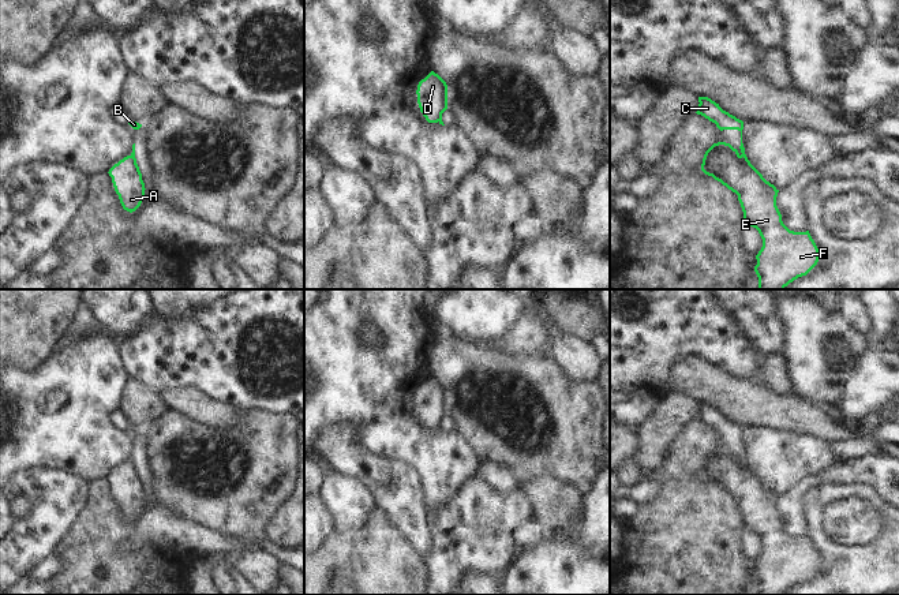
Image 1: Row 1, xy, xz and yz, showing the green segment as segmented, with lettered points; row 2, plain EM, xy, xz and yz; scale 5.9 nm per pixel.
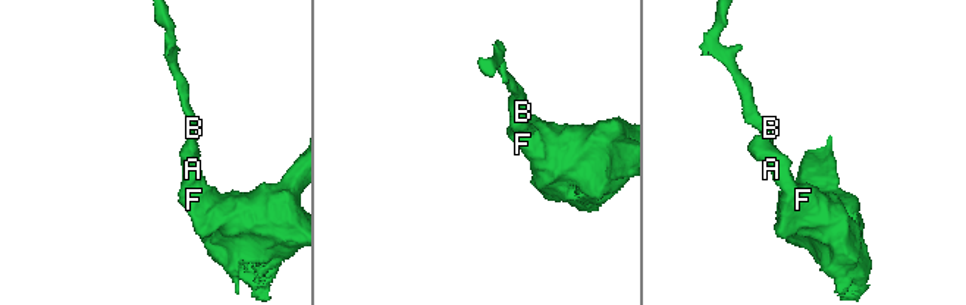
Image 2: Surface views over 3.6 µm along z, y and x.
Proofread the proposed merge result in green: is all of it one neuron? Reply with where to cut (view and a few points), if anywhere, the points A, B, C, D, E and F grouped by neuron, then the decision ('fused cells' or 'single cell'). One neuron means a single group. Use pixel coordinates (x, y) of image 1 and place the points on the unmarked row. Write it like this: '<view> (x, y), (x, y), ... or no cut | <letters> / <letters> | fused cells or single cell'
yz (738, 461), (752, 472) | A D E F / B C | fused cells

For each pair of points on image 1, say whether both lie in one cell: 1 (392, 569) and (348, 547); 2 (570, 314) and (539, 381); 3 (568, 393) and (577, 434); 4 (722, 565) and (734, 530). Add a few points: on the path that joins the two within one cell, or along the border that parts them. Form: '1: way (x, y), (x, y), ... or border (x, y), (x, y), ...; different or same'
1: way (381, 569), (370, 569), (359, 558); same
2: border (547, 352), (523, 358); different
3: way (568, 403), (568, 425); same
4: way (719, 556), (719, 542), (725, 537); same

